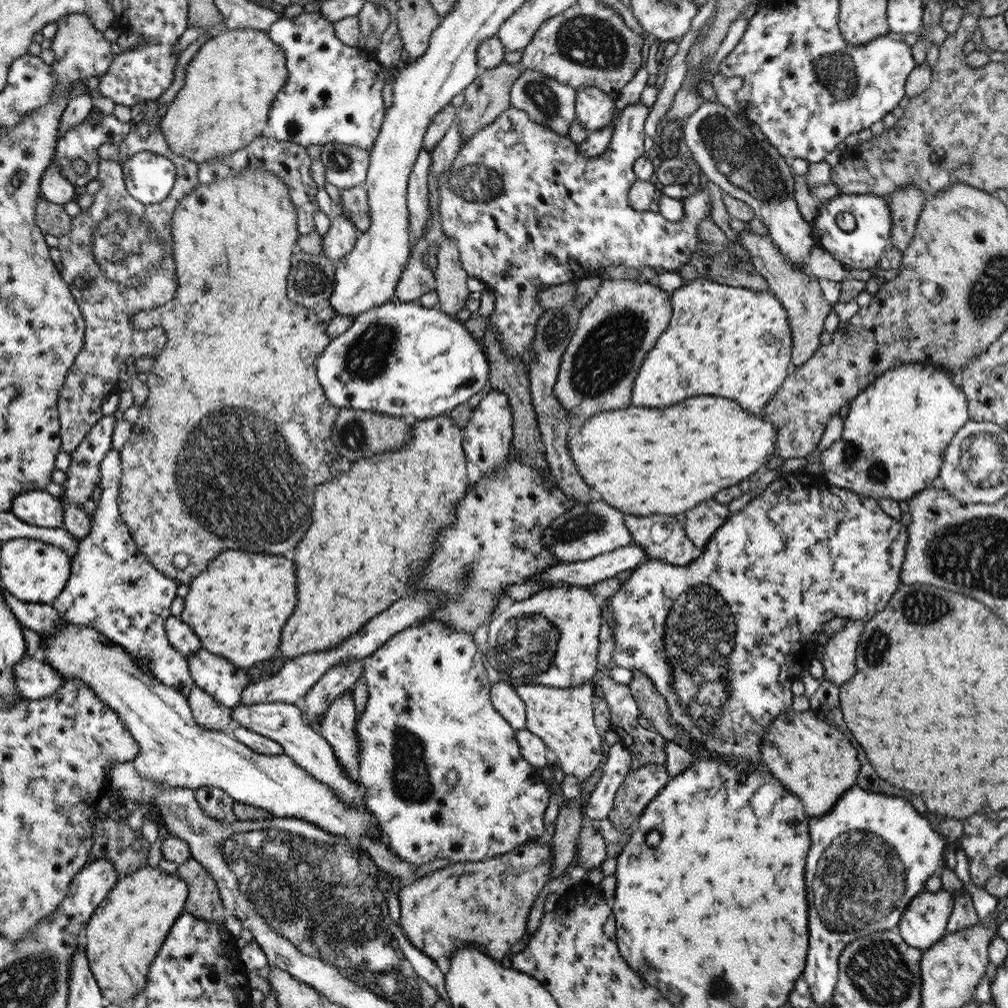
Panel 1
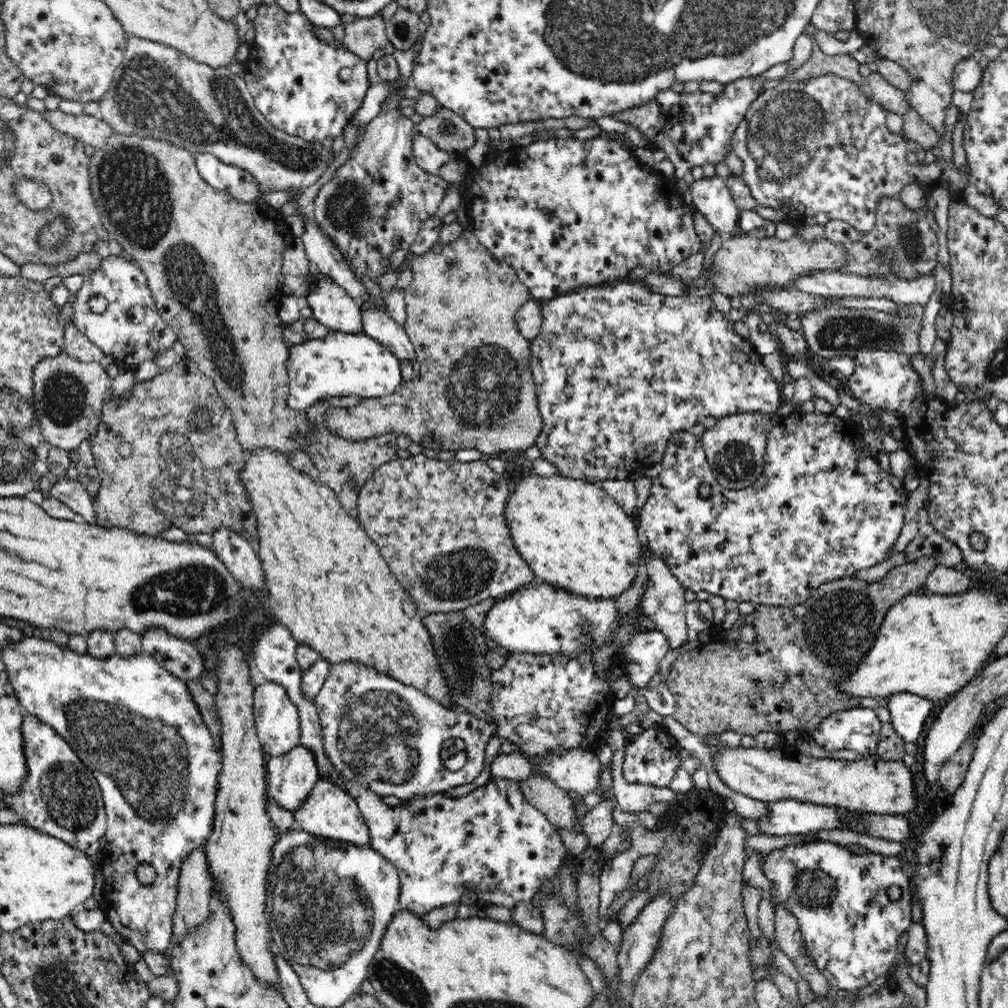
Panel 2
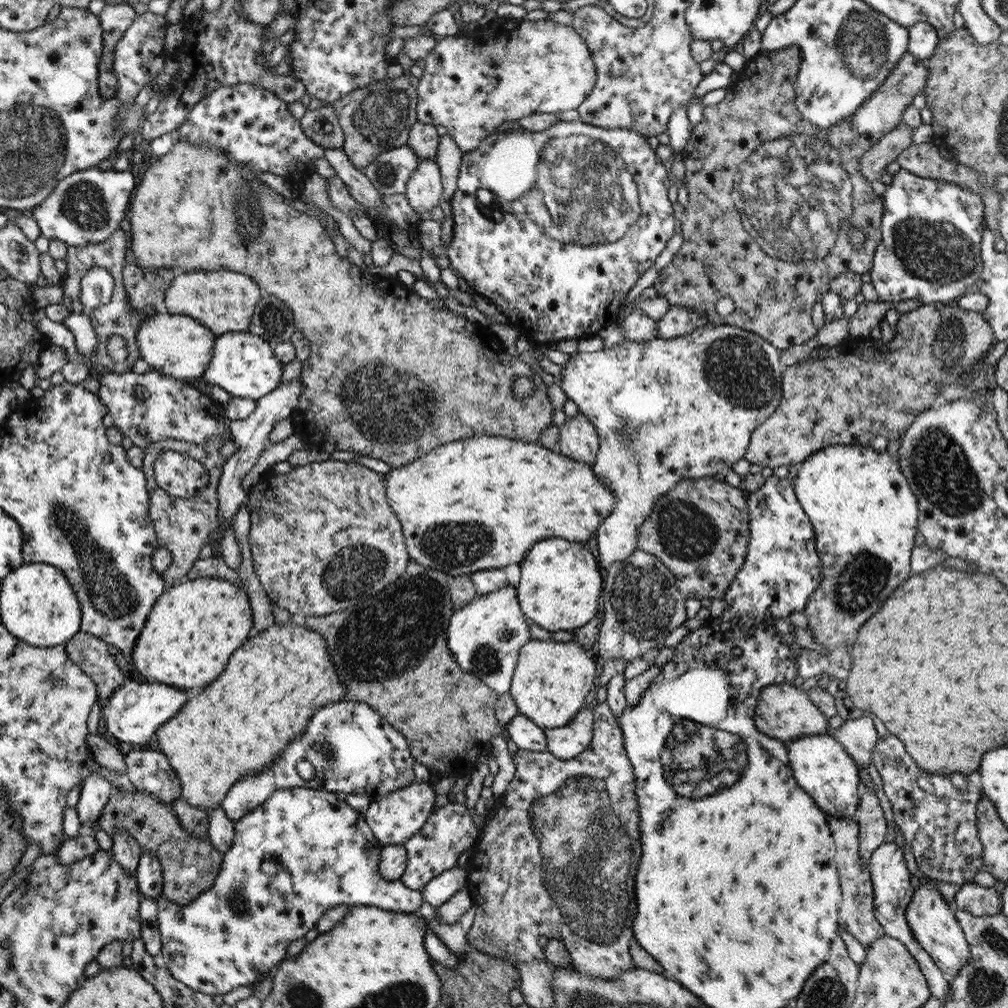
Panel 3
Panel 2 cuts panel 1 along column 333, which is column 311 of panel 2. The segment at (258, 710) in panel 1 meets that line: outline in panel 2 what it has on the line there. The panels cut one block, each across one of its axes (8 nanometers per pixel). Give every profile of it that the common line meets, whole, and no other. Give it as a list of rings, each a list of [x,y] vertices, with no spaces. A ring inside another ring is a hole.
[[[302,744],[282,756],[270,758],[266,767],[269,796],[293,814],[320,779],[314,752]]]

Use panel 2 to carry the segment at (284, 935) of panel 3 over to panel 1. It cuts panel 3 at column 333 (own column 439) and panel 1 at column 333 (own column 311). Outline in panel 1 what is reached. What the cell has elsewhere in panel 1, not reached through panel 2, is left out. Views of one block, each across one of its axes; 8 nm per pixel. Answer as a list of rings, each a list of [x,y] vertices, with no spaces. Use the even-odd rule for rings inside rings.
[[[348,689],[332,701],[316,731],[332,746],[338,761],[345,768],[347,776],[358,783],[362,749],[355,740],[356,721],[353,692]]]

